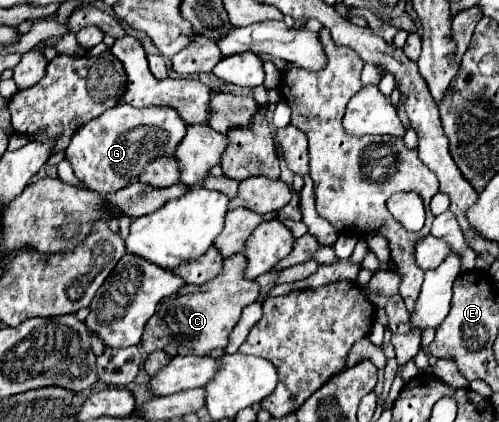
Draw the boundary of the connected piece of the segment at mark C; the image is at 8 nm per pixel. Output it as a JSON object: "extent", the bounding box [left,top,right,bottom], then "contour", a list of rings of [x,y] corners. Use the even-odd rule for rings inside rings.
{"extent":[142,254,260,356],"contour":[[[234,254],[224,260],[224,270],[214,280],[202,286],[186,284],[176,294],[164,298],[158,304],[154,316],[146,322],[142,336],[142,350],[150,354],[152,350],[164,348],[166,344],[176,346],[178,356],[186,354],[202,356],[214,350],[224,350],[228,346],[228,336],[242,314],[242,308],[256,302],[260,296],[260,284],[256,280],[248,280],[244,276],[244,270],[246,270],[246,256]]]}

